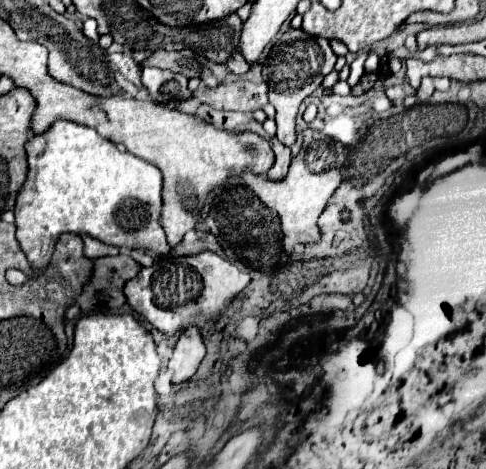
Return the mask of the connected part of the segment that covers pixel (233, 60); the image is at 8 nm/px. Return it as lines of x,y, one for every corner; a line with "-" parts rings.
233,51
231,53
231,57
227,59
227,67
229,67
229,71
231,73
235,73
235,75
243,75
243,73
247,73
249,71
249,63
243,59
243,55
239,53
239,51

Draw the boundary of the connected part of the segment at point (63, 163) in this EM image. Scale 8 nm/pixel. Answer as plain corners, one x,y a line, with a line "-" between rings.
57,119
45,133
35,135
27,141
27,159
29,173
21,191
15,199
15,225
17,225
17,241
25,251
29,263
37,269
43,269
53,253
55,239
61,233
85,233
101,243
129,249
151,249
155,253
169,253
169,243
165,239
165,231
159,225
159,209
161,209
161,171
131,155
119,151
109,139
101,137
95,129
85,125
77,125
67,119

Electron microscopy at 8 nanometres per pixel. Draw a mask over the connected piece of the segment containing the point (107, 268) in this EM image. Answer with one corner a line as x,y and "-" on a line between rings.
129,255
99,257
99,259
95,259
93,261
93,275
91,275
91,279
83,285
81,295
67,309
65,317
67,319
77,319
77,317
89,315
89,313
117,313
125,305
125,295
123,295
125,281
133,279
139,273
139,269
141,269
141,265
137,261
133,261

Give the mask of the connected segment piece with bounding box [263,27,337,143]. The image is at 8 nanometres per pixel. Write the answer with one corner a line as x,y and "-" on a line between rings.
287,29
281,39
275,41
265,65
263,79
269,79
269,103
277,109
277,139
281,143
295,143
295,115
299,111
301,101
311,95
327,73
331,73
337,55
333,53
329,39
307,35
303,29

